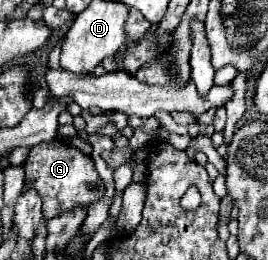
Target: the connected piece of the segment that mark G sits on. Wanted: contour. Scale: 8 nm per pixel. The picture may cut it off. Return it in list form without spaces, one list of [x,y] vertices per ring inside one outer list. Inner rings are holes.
[[[60,140],[34,146],[24,162],[24,170],[26,170],[26,184],[34,186],[44,200],[42,206],[44,218],[54,218],[80,204],[90,206],[104,196],[104,184],[100,182],[100,176],[94,168],[94,160],[76,148],[66,148],[64,142]],[[90,182],[96,182],[100,186],[96,190],[90,190],[88,188]]]

